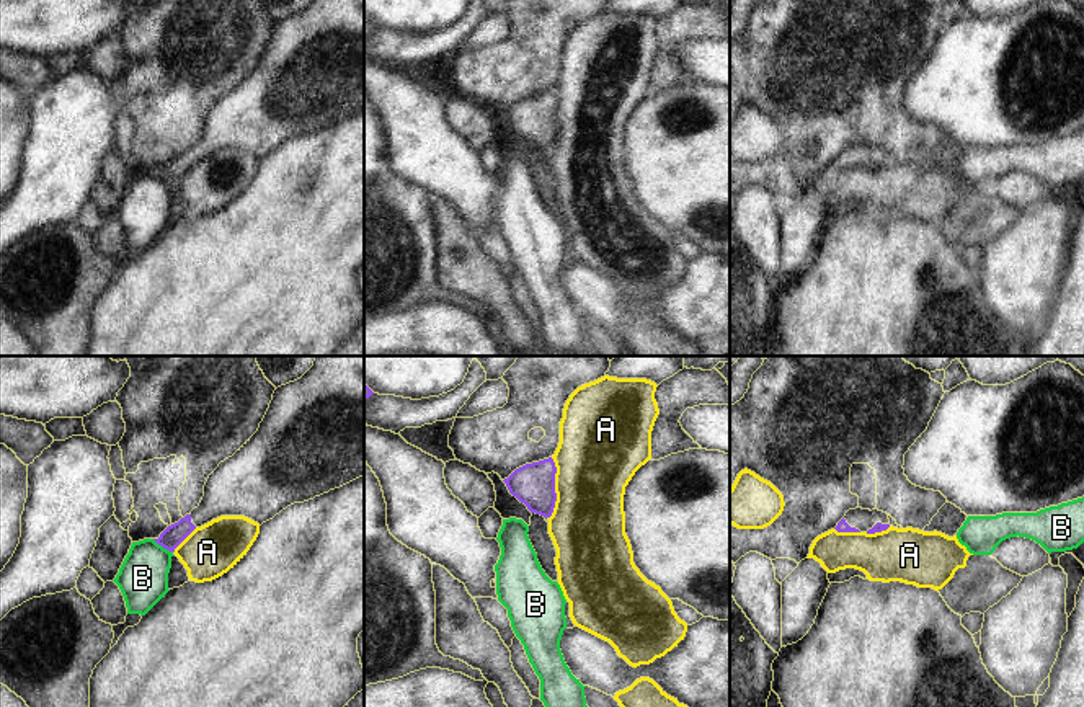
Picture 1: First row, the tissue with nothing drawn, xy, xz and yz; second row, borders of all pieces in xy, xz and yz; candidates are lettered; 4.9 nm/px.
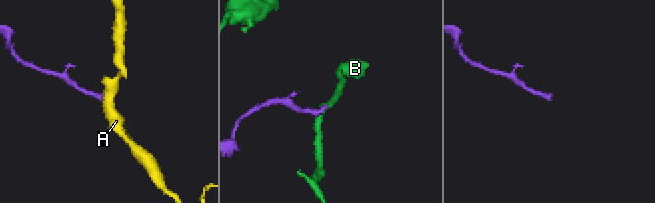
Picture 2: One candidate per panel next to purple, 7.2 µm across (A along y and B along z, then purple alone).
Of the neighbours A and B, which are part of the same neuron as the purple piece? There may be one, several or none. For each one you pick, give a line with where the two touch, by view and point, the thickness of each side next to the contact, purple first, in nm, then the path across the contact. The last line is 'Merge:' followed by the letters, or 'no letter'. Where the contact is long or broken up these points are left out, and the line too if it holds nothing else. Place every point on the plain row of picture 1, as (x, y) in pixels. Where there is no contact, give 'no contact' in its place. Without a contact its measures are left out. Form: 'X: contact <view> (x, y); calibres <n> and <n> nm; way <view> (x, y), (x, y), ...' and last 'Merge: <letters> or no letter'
Merge: no letter

